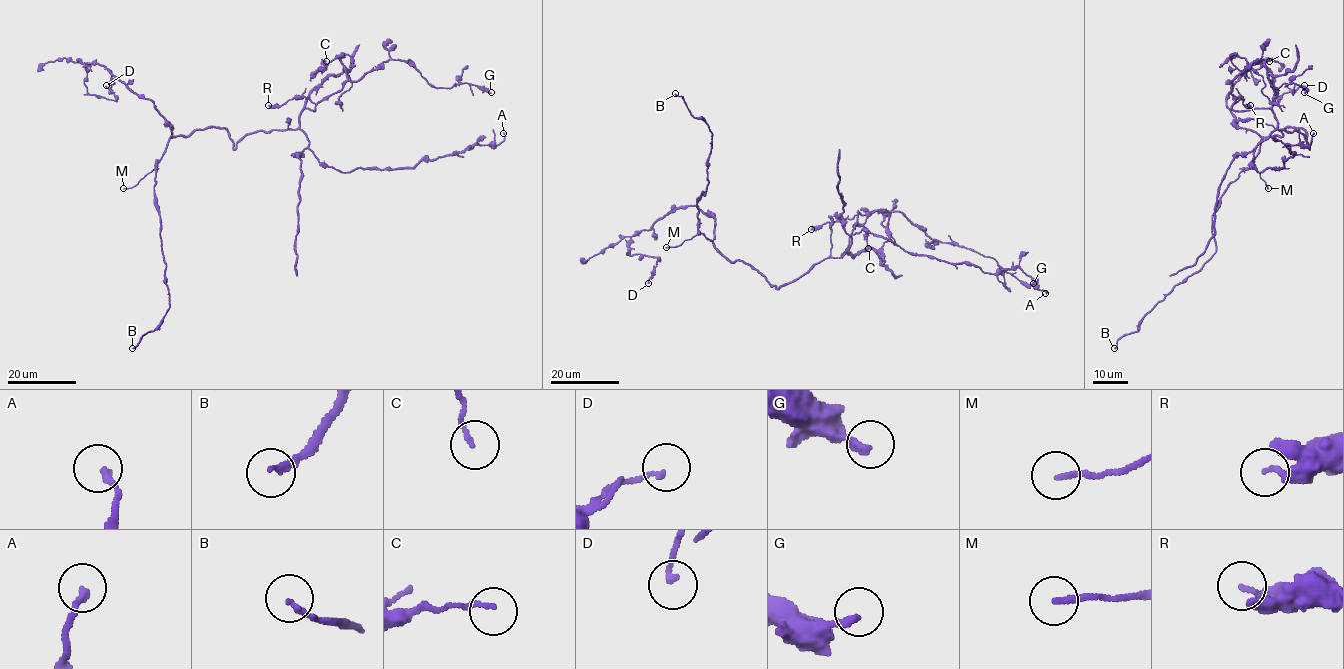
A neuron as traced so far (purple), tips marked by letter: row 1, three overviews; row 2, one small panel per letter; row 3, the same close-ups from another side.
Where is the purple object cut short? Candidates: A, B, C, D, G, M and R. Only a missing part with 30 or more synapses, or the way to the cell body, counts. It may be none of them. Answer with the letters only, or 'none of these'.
B

